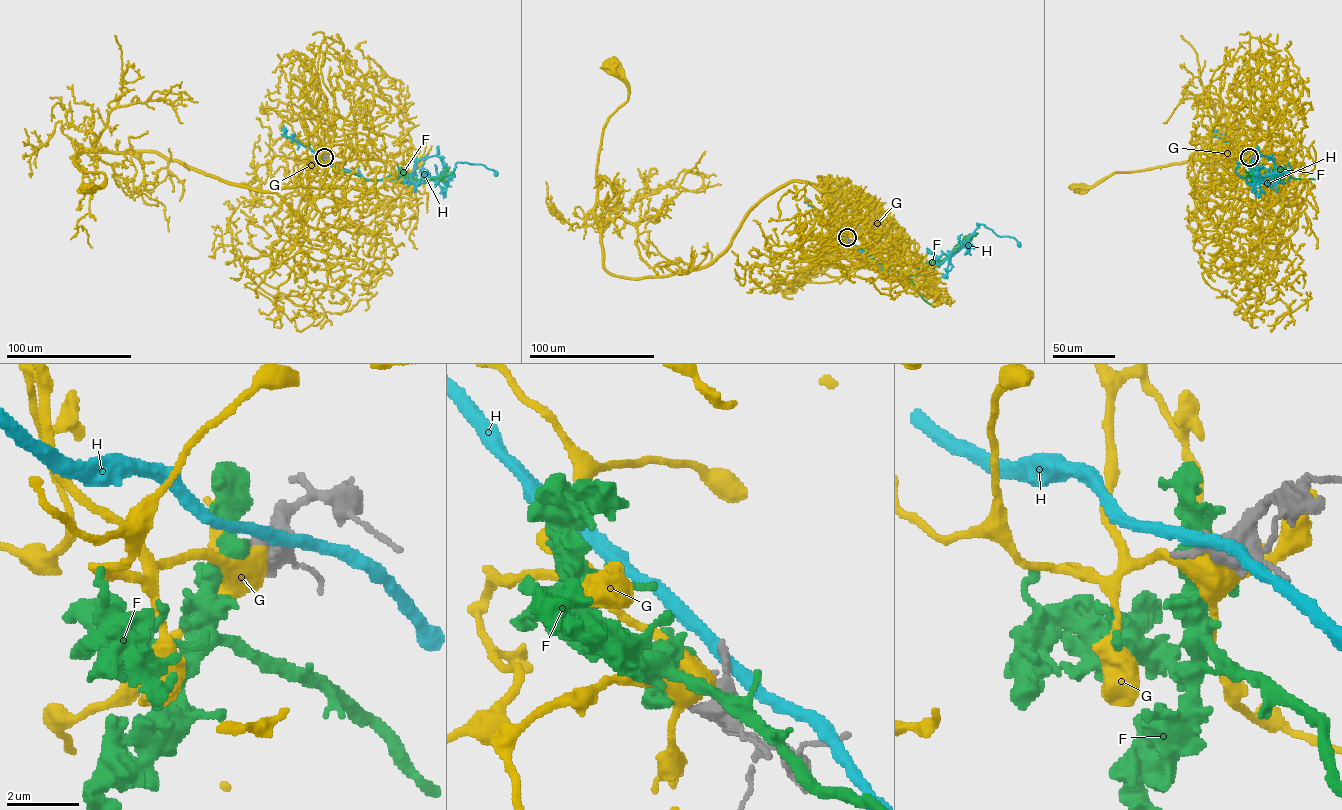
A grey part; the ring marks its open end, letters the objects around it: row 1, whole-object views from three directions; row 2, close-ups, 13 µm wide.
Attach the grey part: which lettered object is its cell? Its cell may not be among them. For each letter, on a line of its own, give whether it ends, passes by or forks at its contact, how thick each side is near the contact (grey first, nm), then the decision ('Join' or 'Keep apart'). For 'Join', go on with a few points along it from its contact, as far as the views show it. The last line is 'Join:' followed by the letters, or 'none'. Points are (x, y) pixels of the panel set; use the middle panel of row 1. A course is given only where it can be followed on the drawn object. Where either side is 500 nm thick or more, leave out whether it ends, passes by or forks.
F: It passes by. Thickness 280 nm (grey) against 460 nm. Keep apart
G: Thickness 500 nm (grey) against 550 nm. Keep apart
H: Thickness 550 nm (grey) against 360 nm. Keep apart
Join: none

